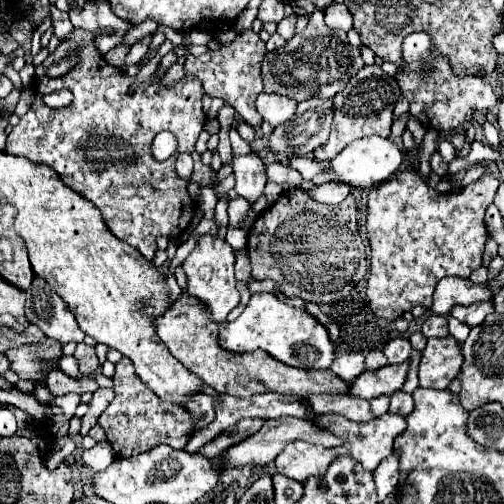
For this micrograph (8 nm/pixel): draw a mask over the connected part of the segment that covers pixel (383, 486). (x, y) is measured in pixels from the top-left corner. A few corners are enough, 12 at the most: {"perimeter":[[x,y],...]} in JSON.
{"perimeter":[[389,454],[373,472],[379,502],[399,484],[397,454]]}

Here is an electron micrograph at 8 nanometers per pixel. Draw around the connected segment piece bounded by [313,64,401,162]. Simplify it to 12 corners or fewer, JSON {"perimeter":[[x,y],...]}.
{"perimeter":[[363,66],[333,96],[329,140],[313,160],[349,142],[389,136],[399,86]]}

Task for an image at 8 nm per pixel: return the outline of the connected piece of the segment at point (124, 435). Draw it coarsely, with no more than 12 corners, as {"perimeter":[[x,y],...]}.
{"perimeter":[[129,358],[99,416],[117,458],[159,444],[181,450],[191,414],[157,398]]}

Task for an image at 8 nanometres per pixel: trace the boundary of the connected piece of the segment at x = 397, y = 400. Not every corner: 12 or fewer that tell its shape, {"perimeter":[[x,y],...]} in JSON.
{"perimeter":[[399,390],[391,396],[389,412],[409,416],[413,396]]}

